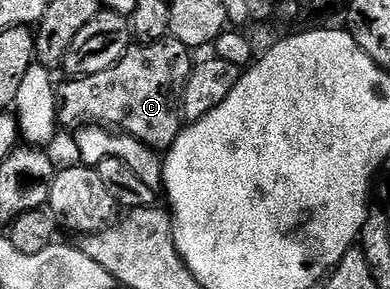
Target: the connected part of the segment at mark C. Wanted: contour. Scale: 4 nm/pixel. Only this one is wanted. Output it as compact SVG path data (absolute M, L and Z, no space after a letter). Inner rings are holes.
M167 38L157 40L154 44L138 44L131 46L116 62L116 66L108 66L108 70L100 70L100 74L75 76L66 78L57 85L58 122L63 129L77 129L79 126L96 124L144 142L149 148L169 150L176 142L184 127L182 115L182 95L190 77L192 67L191 49L185 48L179 40Z

